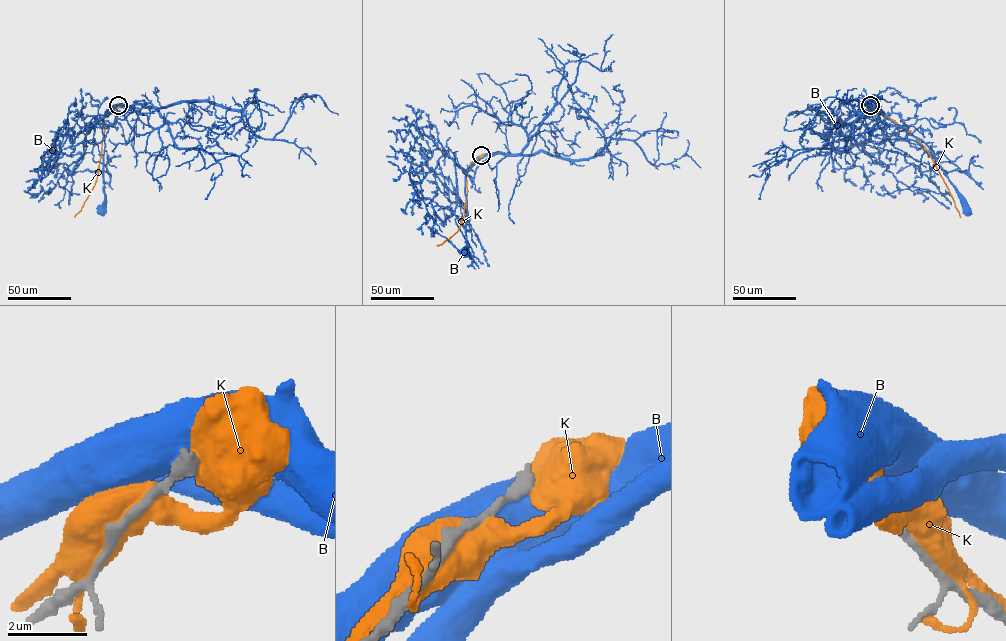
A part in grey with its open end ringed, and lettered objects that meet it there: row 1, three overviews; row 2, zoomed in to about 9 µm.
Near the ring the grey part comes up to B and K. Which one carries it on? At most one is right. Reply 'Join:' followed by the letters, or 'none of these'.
Join: none of these

